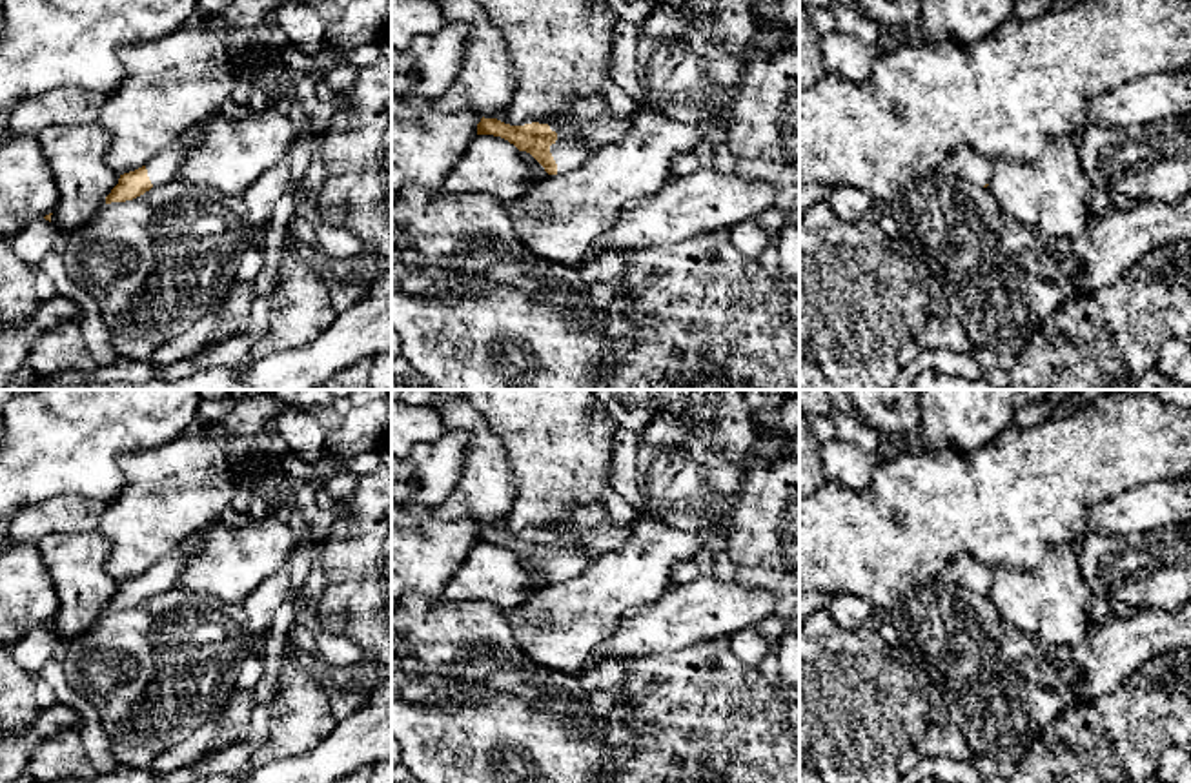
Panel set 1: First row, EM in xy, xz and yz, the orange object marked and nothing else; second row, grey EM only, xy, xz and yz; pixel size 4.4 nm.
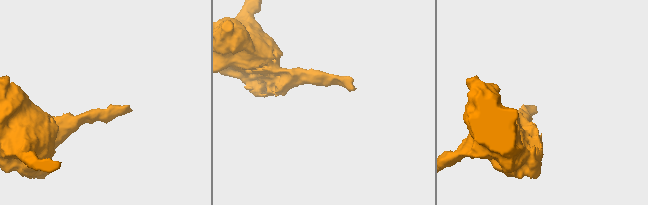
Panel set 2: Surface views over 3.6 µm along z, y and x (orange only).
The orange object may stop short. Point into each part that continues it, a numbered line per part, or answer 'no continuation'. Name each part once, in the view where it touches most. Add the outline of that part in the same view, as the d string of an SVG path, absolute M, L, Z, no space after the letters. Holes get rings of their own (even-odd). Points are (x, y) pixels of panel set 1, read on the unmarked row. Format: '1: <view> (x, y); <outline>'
1: xz (569, 559); M568 532L557 541L557 548L550 554L550 561L557 572L557 583L570 581L592 563L574 532Z

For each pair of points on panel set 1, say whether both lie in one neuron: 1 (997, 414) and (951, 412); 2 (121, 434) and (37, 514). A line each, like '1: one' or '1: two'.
1: one
2: two

